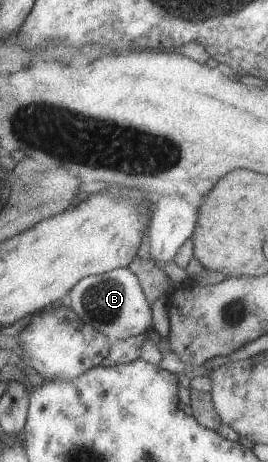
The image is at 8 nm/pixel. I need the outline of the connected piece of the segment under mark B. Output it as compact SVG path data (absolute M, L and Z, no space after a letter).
M125 268L80 279L69 290L69 307L82 322L88 323L109 340L124 340L137 334L152 335L151 310L137 277Z

